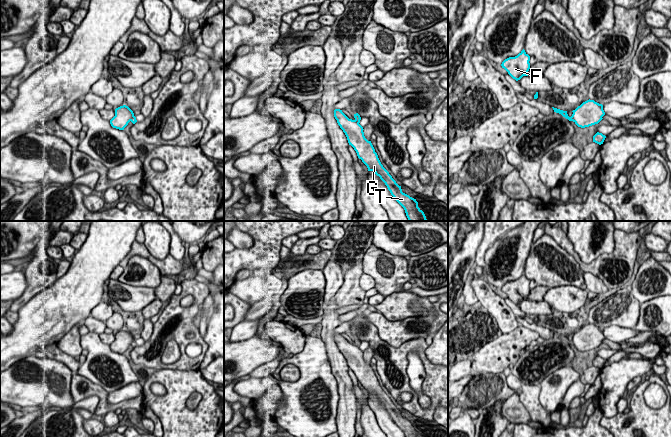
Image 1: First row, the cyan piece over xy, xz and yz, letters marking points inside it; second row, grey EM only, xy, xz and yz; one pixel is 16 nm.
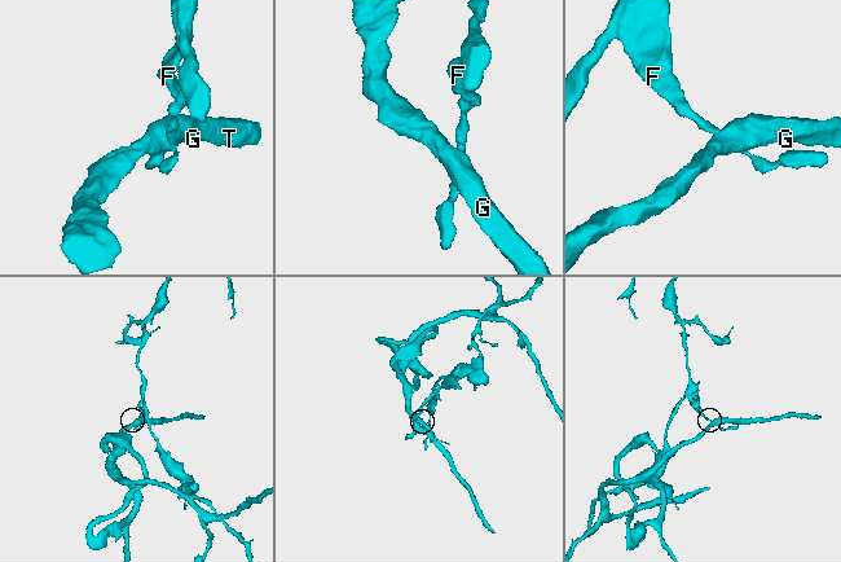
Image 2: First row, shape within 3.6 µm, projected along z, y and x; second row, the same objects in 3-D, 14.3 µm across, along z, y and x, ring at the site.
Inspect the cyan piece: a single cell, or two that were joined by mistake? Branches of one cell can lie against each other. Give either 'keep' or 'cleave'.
cleave

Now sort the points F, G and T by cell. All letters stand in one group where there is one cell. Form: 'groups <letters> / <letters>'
groups F / G T

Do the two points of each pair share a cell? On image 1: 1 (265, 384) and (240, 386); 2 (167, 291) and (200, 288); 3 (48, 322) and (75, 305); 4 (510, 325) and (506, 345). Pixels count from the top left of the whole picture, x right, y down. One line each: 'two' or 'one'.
1: one
2: two
3: one
4: two

